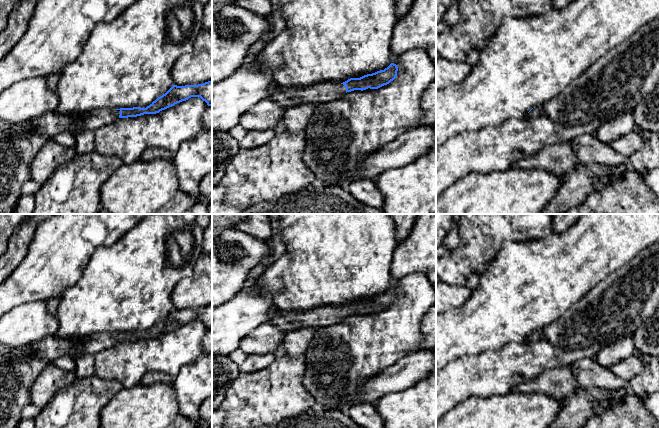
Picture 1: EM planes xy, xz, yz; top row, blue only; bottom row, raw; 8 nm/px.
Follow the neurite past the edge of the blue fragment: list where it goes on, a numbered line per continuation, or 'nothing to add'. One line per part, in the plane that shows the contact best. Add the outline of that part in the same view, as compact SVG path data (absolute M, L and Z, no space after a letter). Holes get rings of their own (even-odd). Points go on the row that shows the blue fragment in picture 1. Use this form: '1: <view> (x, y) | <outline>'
1: xy (50, 123) | M107 108L95 109L79 117L50 111L32 120L13 124L8 130L8 135L14 137L22 133L36 132L52 139L55 135L65 131L74 134L84 130L95 132L99 128L114 122L119 118L119 115L120 110Z

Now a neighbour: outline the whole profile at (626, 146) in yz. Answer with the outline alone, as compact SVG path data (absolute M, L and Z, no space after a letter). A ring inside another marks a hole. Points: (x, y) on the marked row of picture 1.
M635 130L624 137L620 137L608 145L617 153L625 157L630 157L644 145L644 136L641 132Z

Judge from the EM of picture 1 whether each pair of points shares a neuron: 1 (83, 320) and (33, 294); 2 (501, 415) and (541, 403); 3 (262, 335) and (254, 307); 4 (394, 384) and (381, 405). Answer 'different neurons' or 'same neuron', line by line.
1: different neurons
2: same neuron
3: different neurons
4: different neurons

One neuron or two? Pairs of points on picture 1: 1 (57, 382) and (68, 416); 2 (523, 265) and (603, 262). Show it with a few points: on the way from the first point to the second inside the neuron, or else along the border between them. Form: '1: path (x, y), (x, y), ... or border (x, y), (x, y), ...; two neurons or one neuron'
1: border (77, 378), (72, 383), (61, 388), (44, 407); two neurons
2: path (543, 265), (569, 265), (573, 262), (583, 262); one neuron

